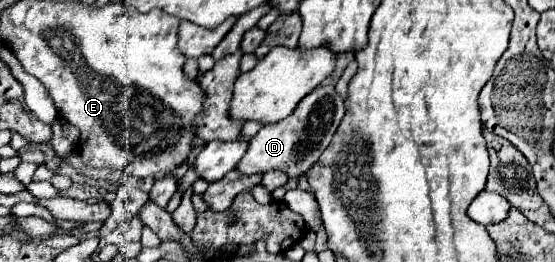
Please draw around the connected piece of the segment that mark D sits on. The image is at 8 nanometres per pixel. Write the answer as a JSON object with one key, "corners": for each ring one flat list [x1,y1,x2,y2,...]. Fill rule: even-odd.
{"corners":[[332,85,318,87,312,93,308,93,294,113,274,125,262,127,248,143,248,151,238,163,240,175,254,175,254,173,266,173,266,171,282,171,288,179,296,179,304,175,316,159,322,155,322,151,330,145,334,131,338,129,340,121,344,117,344,101,340,95,336,95,336,89]]}

